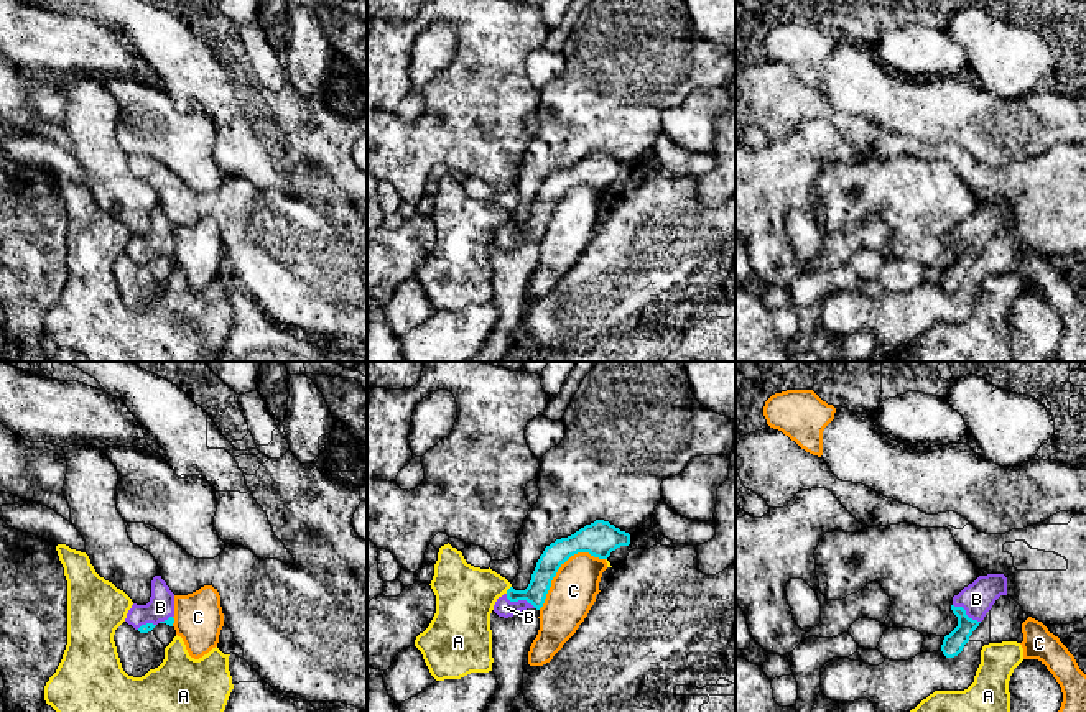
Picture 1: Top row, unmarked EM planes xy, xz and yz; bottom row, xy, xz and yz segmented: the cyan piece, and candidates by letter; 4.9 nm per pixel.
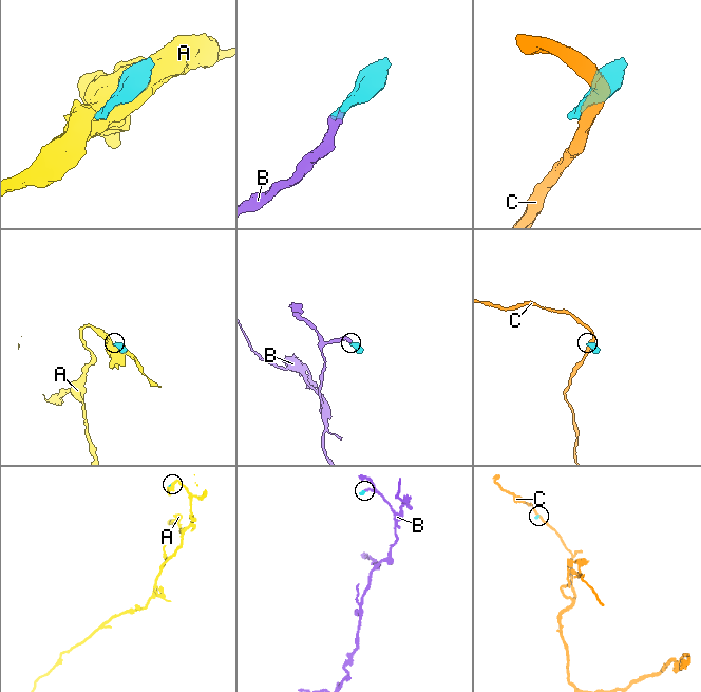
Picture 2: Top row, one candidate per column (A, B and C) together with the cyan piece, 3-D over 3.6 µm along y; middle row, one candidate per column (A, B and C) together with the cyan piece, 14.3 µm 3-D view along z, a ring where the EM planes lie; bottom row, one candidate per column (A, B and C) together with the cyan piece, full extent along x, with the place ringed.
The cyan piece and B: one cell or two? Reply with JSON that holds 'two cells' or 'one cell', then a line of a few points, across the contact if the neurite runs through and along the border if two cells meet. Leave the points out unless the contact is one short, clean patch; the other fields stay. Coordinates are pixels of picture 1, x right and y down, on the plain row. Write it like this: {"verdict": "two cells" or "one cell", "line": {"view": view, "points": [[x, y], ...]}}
{"verdict": "one cell", "line": {"view": "xz", "points": [[550, 193], [542, 212], [520, 231], [504, 239]]}}

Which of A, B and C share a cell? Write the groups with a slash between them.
A / B / C

